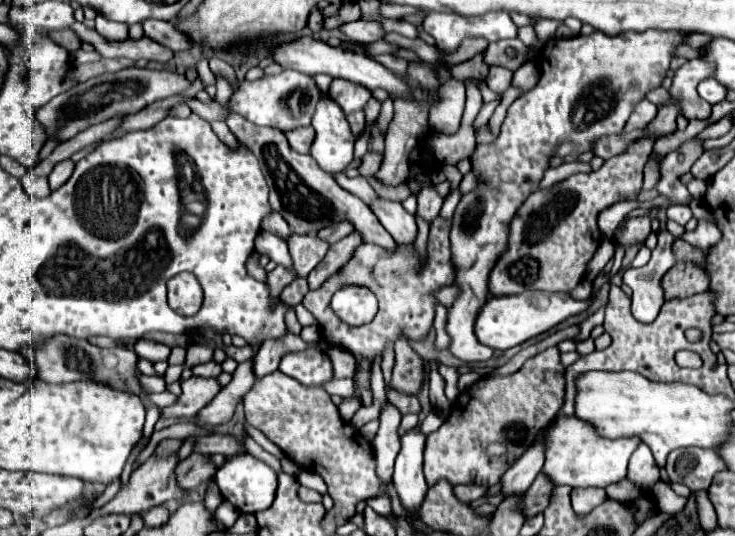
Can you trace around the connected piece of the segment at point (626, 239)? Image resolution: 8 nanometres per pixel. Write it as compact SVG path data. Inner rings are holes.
M638 216L638 218L632 218L632 220L626 222L624 230L618 232L618 240L624 246L630 246L634 242L646 240L648 234L650 234L650 218L648 216Z

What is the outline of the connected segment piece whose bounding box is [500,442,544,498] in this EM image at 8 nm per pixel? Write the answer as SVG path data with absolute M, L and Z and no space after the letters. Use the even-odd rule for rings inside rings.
M542 442L532 444L532 448L528 448L502 476L500 484L502 484L502 494L504 498L526 492L528 486L534 482L534 478L538 476L538 472L542 470L542 462L544 462L544 450L542 450Z

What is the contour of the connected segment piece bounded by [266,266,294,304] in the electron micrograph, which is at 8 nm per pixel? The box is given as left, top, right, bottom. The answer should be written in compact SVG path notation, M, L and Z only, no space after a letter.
M276 266L272 272L266 274L266 284L270 288L270 302L280 302L280 292L294 280L294 274L282 266Z

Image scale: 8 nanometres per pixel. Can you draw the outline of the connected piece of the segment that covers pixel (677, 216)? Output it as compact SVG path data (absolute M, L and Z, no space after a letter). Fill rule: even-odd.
M670 206L666 210L668 218L672 218L674 222L678 222L680 226L686 226L686 222L692 218L692 210L688 206Z

